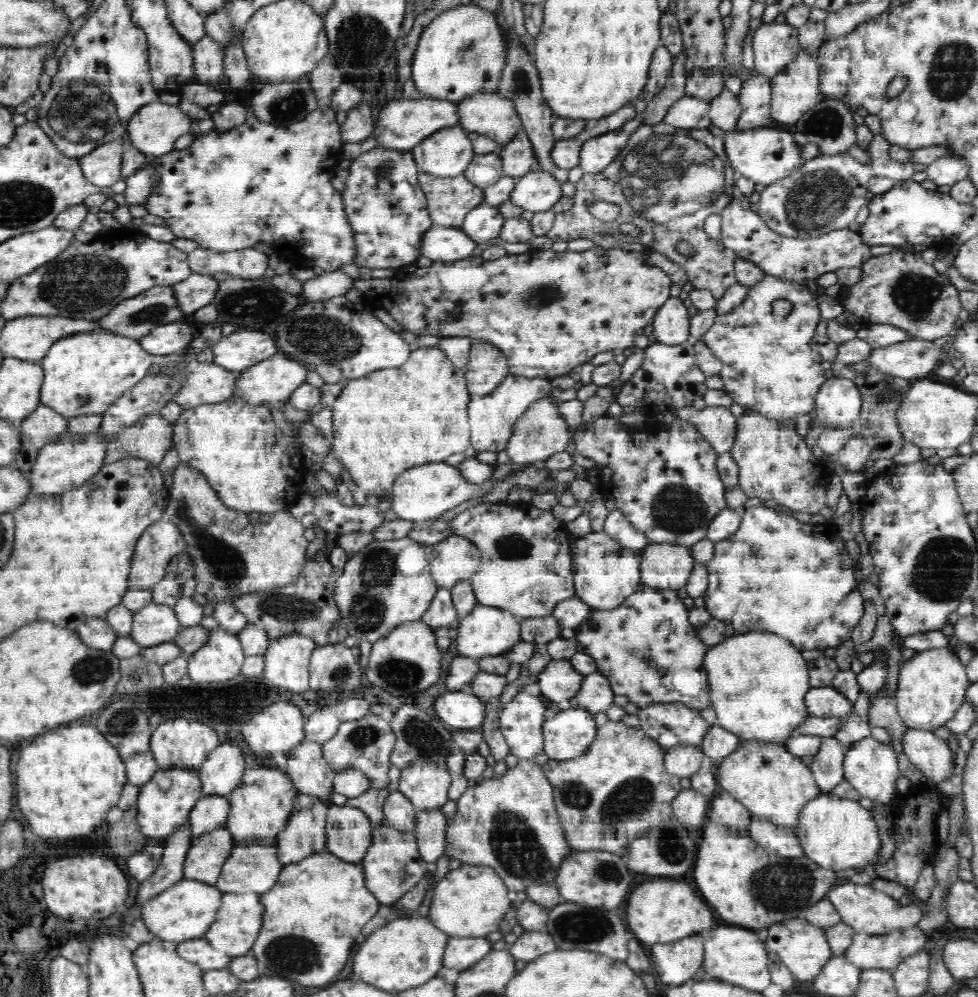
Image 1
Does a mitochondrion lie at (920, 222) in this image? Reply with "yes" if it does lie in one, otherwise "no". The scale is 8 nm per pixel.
yes

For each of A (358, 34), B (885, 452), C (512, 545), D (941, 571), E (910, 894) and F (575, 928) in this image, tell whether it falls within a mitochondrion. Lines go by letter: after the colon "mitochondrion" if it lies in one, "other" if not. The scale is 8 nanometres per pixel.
A: mitochondrion
B: other
C: mitochondrion
D: mitochondrion
E: other
F: mitochondrion

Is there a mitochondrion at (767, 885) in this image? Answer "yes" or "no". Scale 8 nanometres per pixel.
yes

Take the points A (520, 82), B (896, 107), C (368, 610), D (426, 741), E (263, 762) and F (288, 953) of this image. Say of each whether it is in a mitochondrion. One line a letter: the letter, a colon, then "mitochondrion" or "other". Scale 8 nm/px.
A: mitochondrion
B: other
C: mitochondrion
D: mitochondrion
E: other
F: mitochondrion

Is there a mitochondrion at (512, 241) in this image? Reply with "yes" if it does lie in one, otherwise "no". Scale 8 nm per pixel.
no

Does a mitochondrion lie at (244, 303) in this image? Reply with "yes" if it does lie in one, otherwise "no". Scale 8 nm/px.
yes

